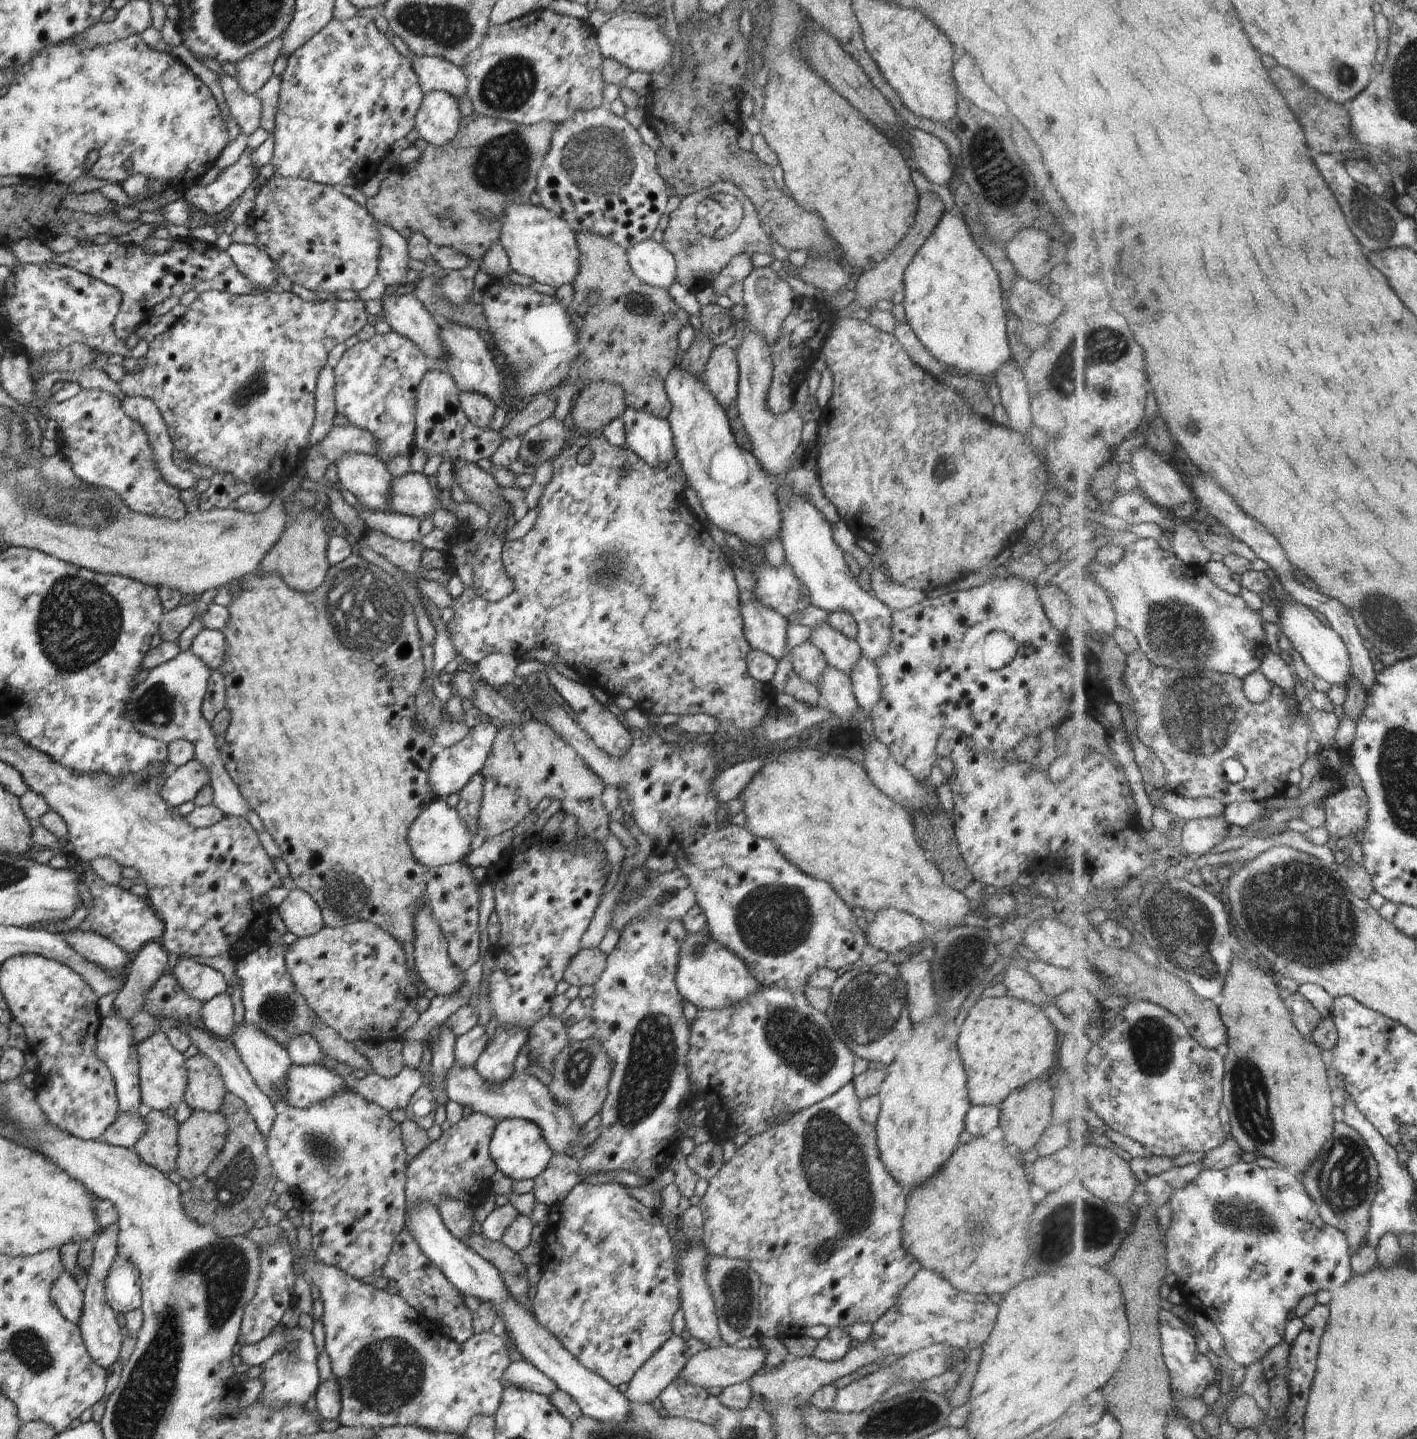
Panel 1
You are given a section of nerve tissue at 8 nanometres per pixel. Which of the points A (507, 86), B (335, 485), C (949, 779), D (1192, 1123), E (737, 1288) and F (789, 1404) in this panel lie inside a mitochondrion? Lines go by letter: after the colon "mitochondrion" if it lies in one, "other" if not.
A: mitochondrion
B: other
C: other
D: other
E: mitochondrion
F: other

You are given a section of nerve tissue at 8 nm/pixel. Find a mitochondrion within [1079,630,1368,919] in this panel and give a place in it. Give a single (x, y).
(1180, 715)

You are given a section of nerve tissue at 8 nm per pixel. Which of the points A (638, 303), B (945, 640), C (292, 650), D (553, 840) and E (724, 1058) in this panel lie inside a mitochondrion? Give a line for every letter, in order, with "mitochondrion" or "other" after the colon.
A: mitochondrion
B: other
C: other
D: other
E: other

